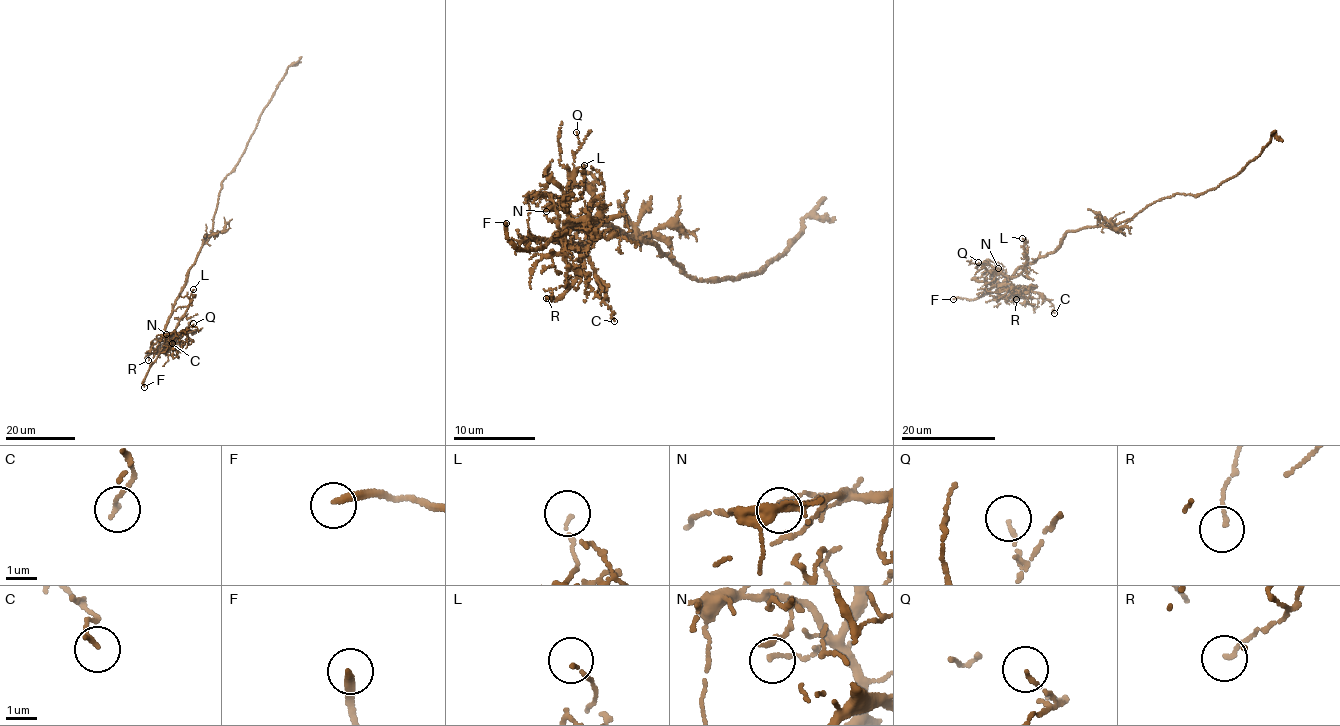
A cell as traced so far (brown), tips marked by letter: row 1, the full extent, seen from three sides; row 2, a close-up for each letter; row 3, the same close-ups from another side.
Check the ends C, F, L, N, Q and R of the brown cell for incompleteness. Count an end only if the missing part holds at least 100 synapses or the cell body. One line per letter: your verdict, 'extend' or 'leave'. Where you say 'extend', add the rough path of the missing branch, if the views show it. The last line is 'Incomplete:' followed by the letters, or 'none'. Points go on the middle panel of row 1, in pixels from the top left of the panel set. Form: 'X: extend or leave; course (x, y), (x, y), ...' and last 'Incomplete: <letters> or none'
C: leave
F: extend
L: leave
N: leave
Q: leave
R: leave
Incomplete: F

